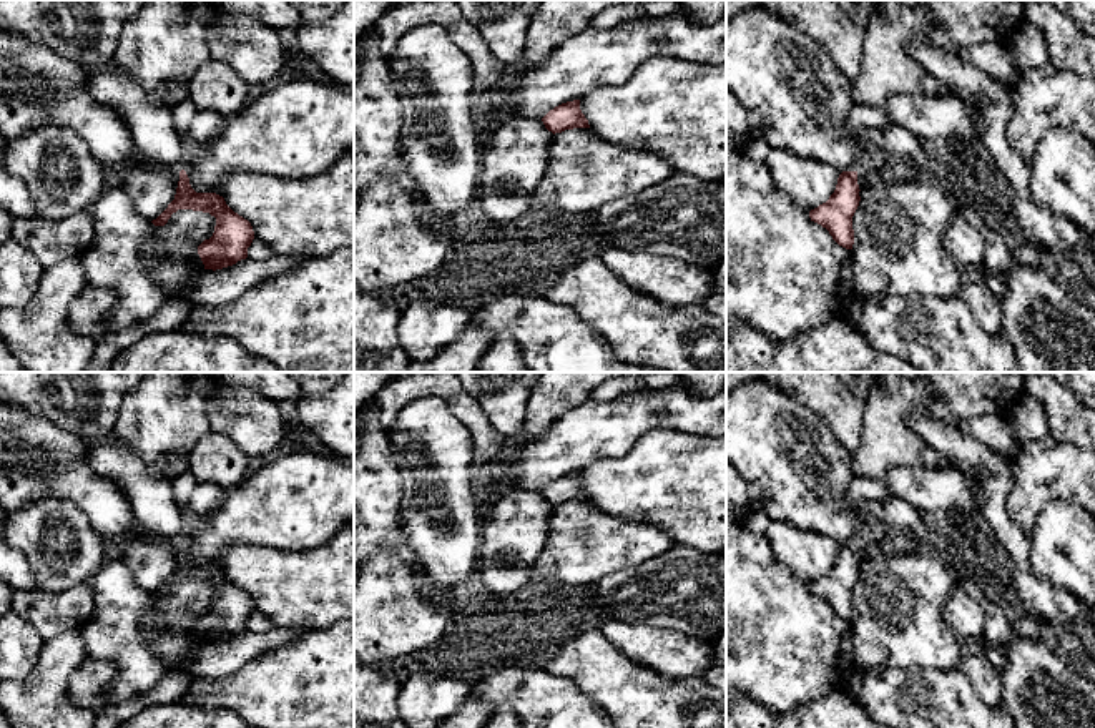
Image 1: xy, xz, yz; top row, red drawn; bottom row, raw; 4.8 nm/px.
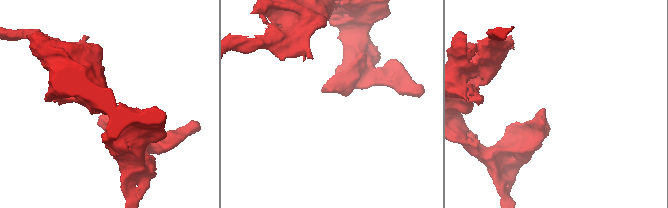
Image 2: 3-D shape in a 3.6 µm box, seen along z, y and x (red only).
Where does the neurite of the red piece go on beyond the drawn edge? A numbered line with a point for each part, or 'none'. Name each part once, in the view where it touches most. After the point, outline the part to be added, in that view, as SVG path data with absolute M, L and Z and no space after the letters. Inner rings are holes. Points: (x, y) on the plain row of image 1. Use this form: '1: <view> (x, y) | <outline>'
none

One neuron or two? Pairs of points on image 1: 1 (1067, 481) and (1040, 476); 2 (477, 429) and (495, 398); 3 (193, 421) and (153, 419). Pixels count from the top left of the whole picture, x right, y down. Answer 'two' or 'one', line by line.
1: one
2: two
3: one

